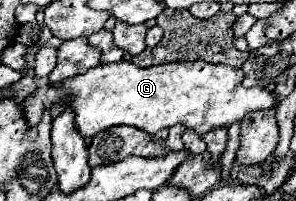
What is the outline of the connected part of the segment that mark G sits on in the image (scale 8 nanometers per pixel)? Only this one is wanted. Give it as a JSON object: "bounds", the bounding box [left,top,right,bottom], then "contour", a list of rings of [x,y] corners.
{"bounds":[21,60,275,138],"contour":[[[121,60],[115,64],[101,64],[73,80],[65,80],[57,86],[49,84],[45,88],[35,90],[21,106],[21,114],[27,122],[29,128],[35,128],[43,114],[49,112],[51,118],[57,118],[69,104],[71,112],[75,114],[75,128],[83,138],[93,138],[101,130],[111,128],[111,126],[135,126],[147,134],[157,134],[163,128],[171,128],[175,124],[183,124],[187,128],[197,130],[199,134],[205,134],[213,128],[219,126],[231,126],[239,122],[247,112],[253,110],[265,110],[275,106],[275,94],[255,86],[255,88],[245,88],[241,84],[243,72],[237,68],[225,68],[221,64],[209,64],[209,62],[173,62],[173,64],[161,64],[161,66],[149,66],[149,68],[139,68],[133,62]]]}

